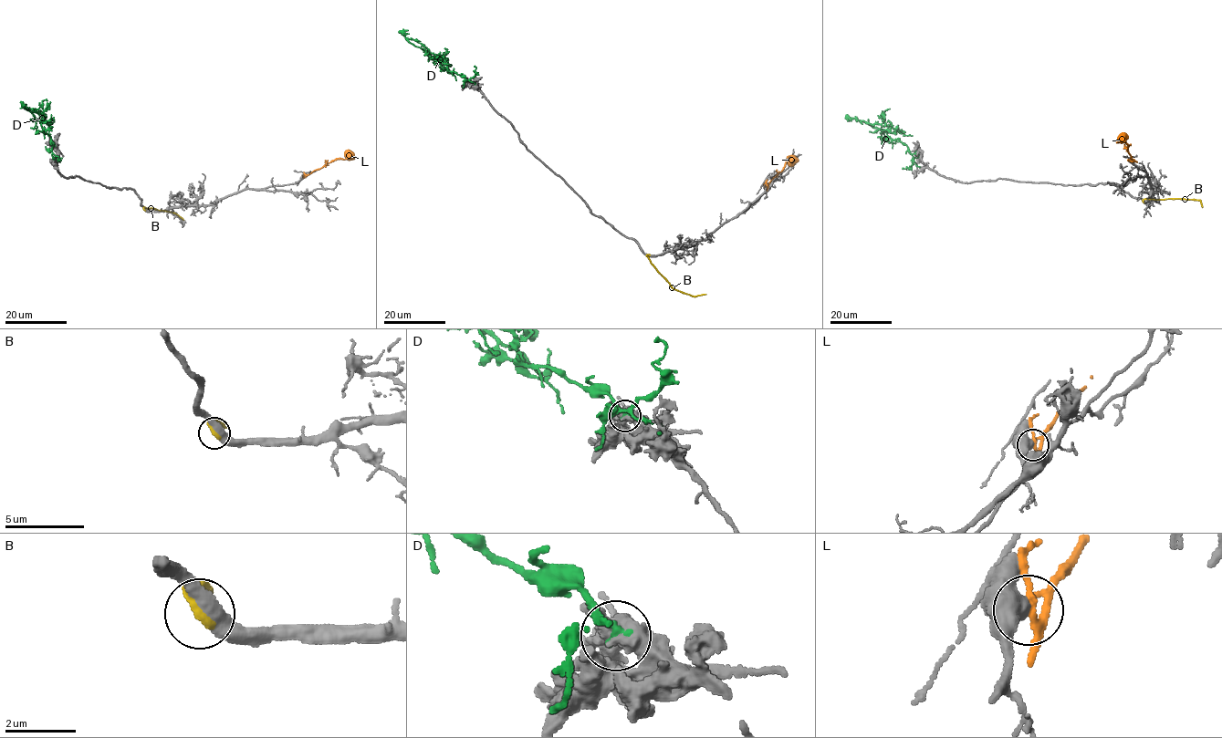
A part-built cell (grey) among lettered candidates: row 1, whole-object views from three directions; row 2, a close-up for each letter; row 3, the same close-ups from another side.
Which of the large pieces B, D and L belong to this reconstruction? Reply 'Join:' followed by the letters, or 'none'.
Join: B

